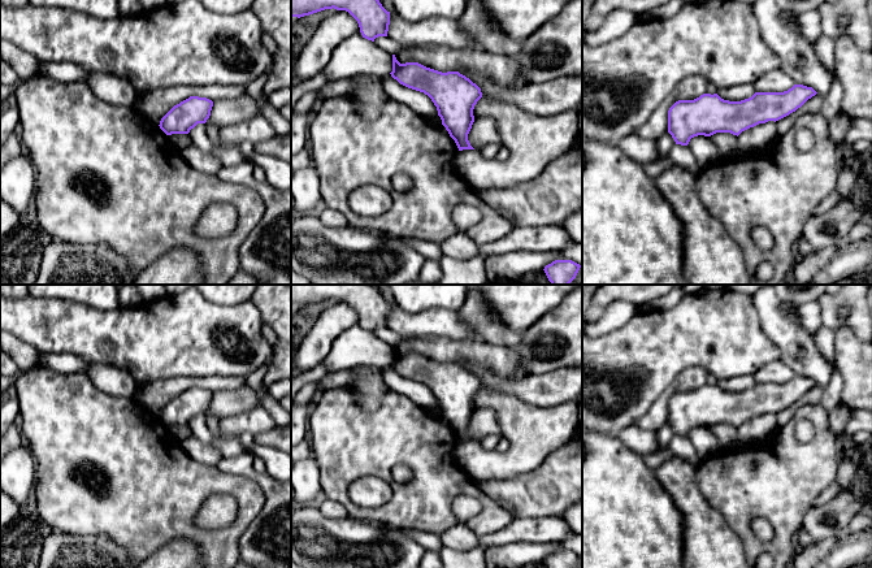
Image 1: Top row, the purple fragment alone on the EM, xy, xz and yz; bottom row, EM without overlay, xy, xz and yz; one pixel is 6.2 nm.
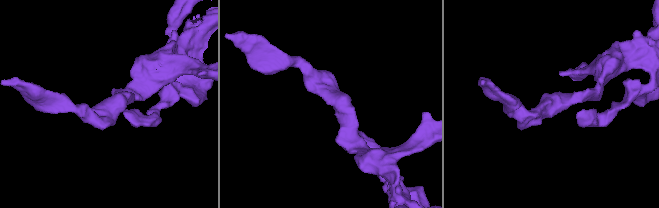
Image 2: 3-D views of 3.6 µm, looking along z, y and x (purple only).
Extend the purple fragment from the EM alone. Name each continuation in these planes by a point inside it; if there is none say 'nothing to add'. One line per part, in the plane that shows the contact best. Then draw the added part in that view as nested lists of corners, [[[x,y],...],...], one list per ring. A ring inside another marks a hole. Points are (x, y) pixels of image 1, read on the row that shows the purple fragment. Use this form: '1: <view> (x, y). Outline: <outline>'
nothing to add

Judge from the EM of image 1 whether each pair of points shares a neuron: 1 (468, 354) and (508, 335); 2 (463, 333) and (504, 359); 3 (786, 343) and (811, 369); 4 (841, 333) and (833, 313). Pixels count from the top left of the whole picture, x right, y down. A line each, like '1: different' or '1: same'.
1: different
2: different
3: same
4: different

